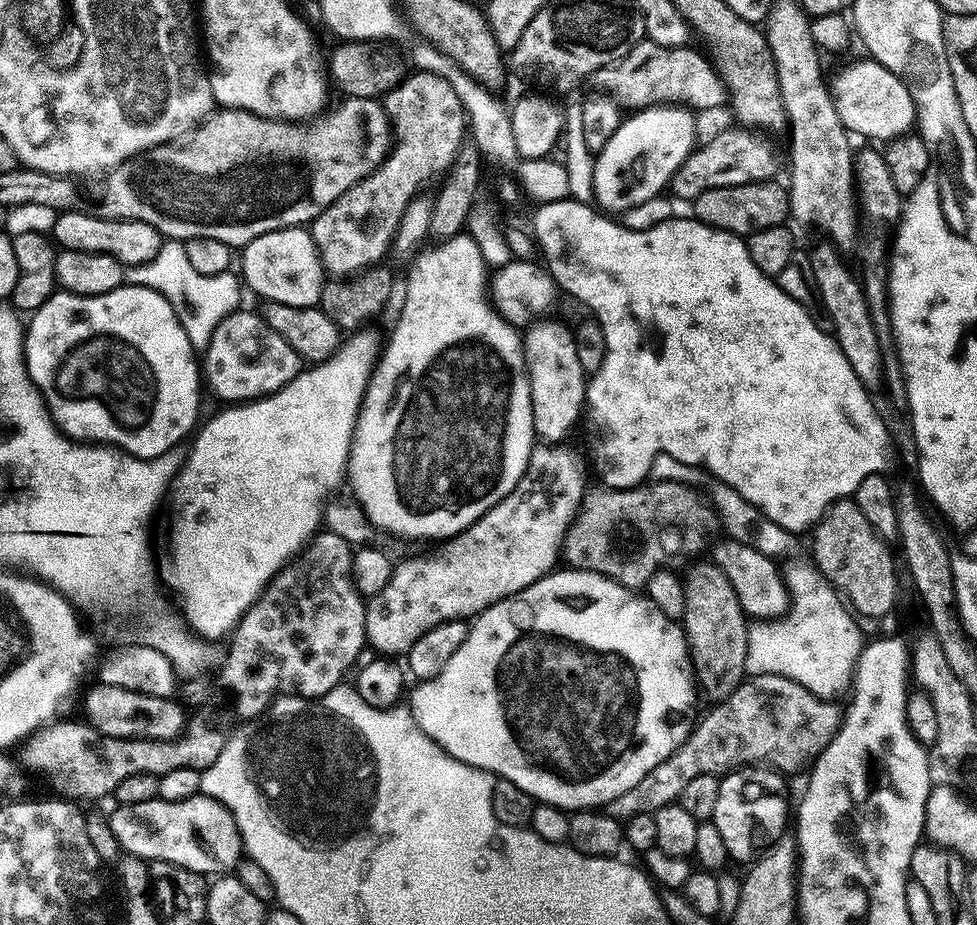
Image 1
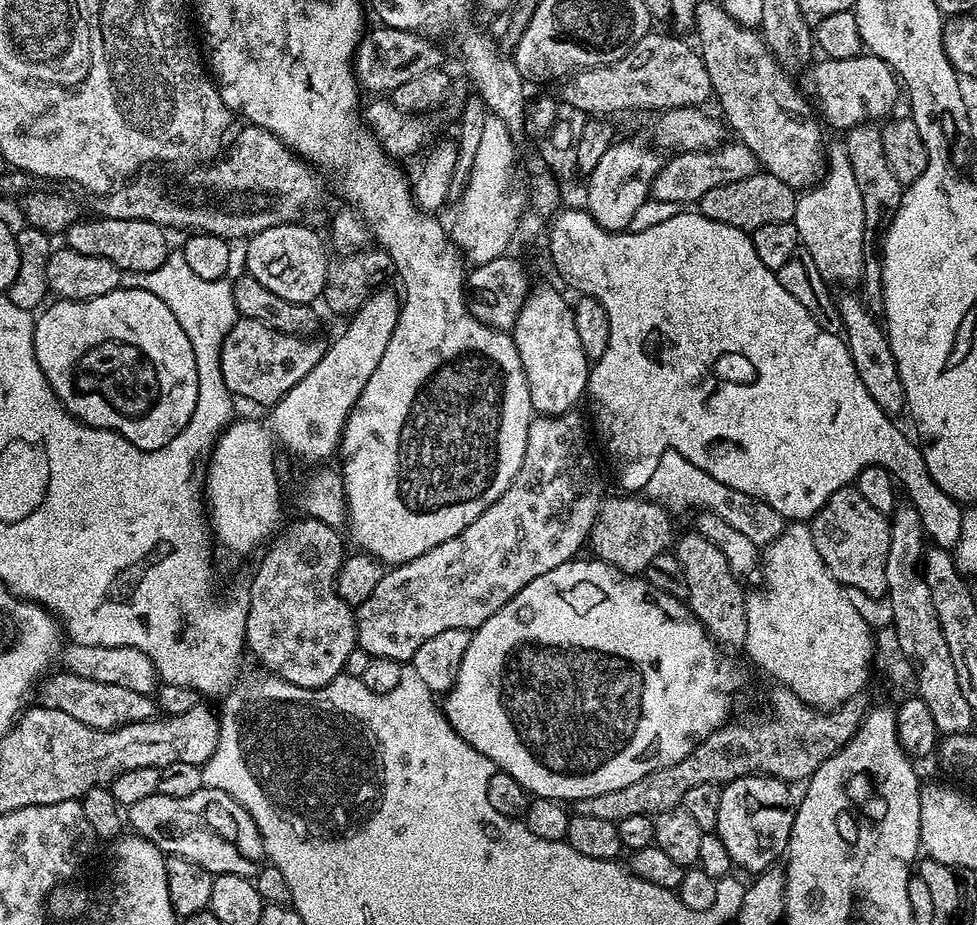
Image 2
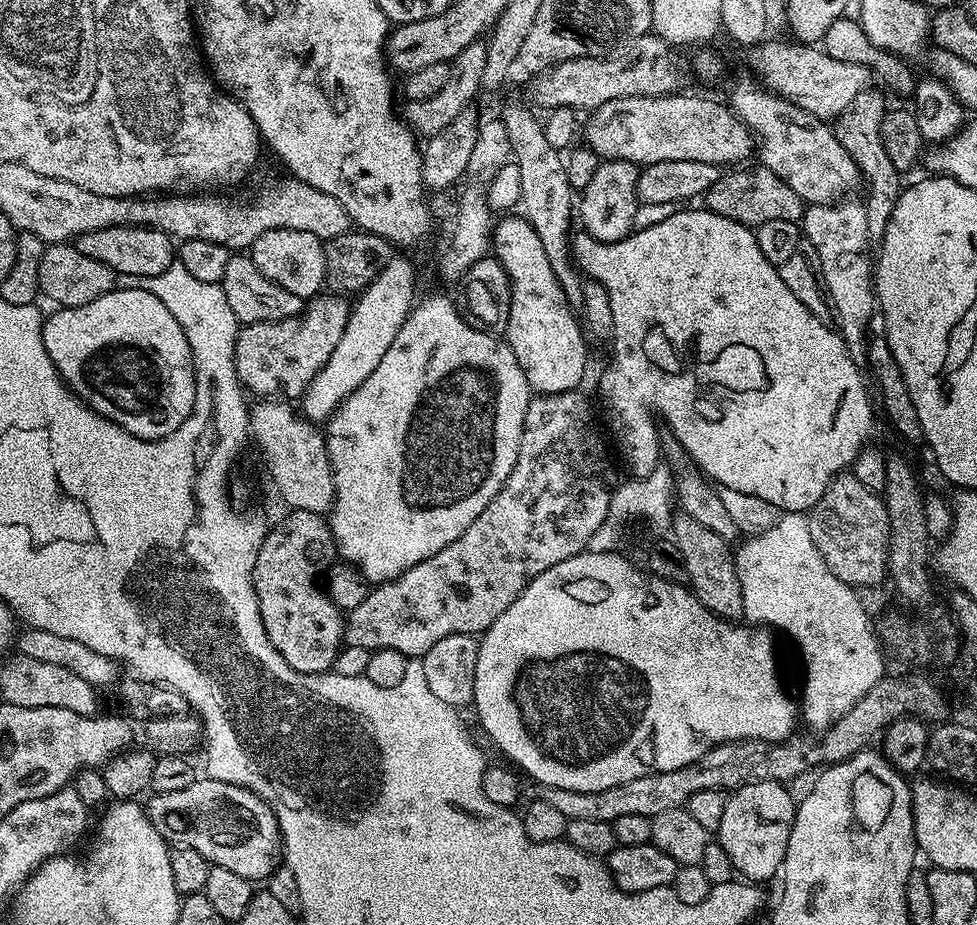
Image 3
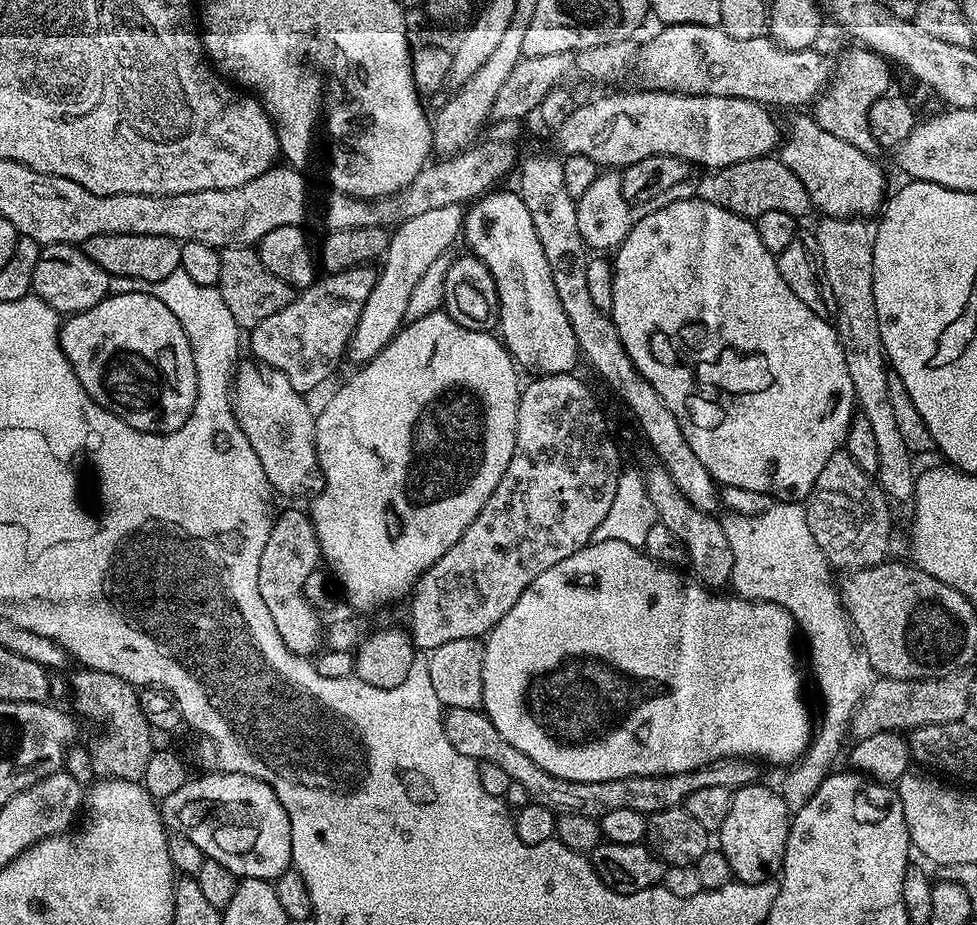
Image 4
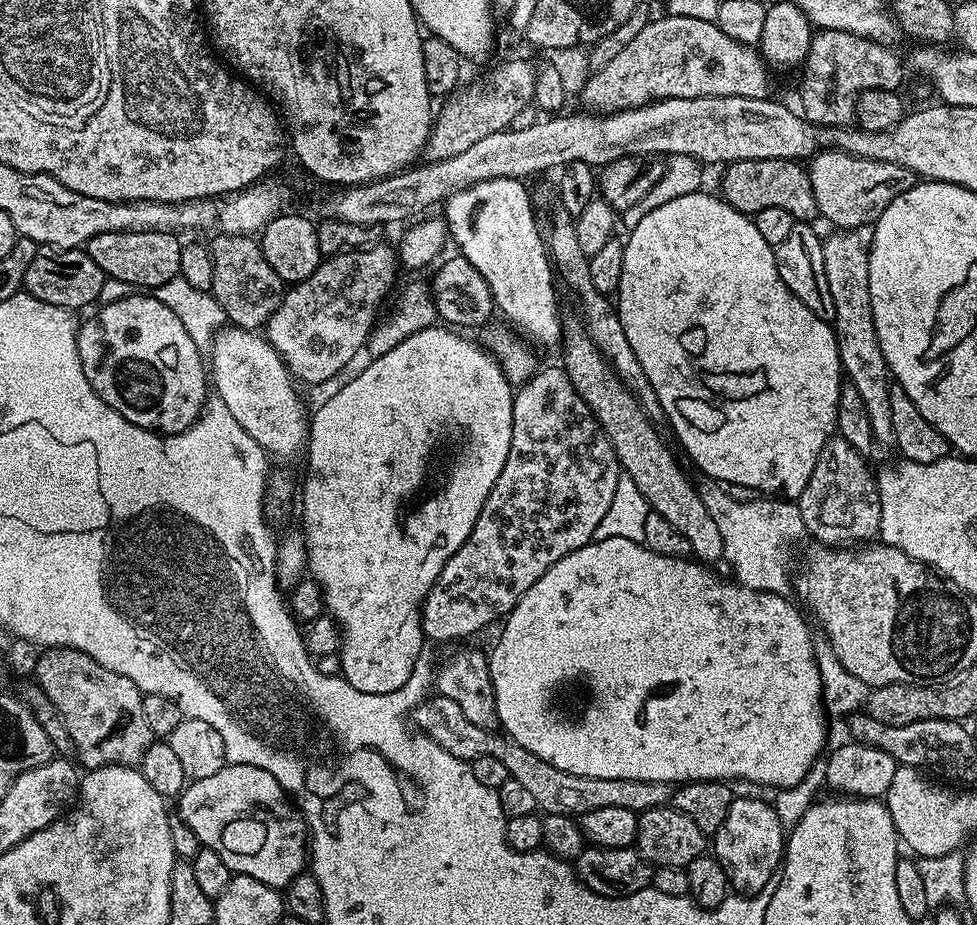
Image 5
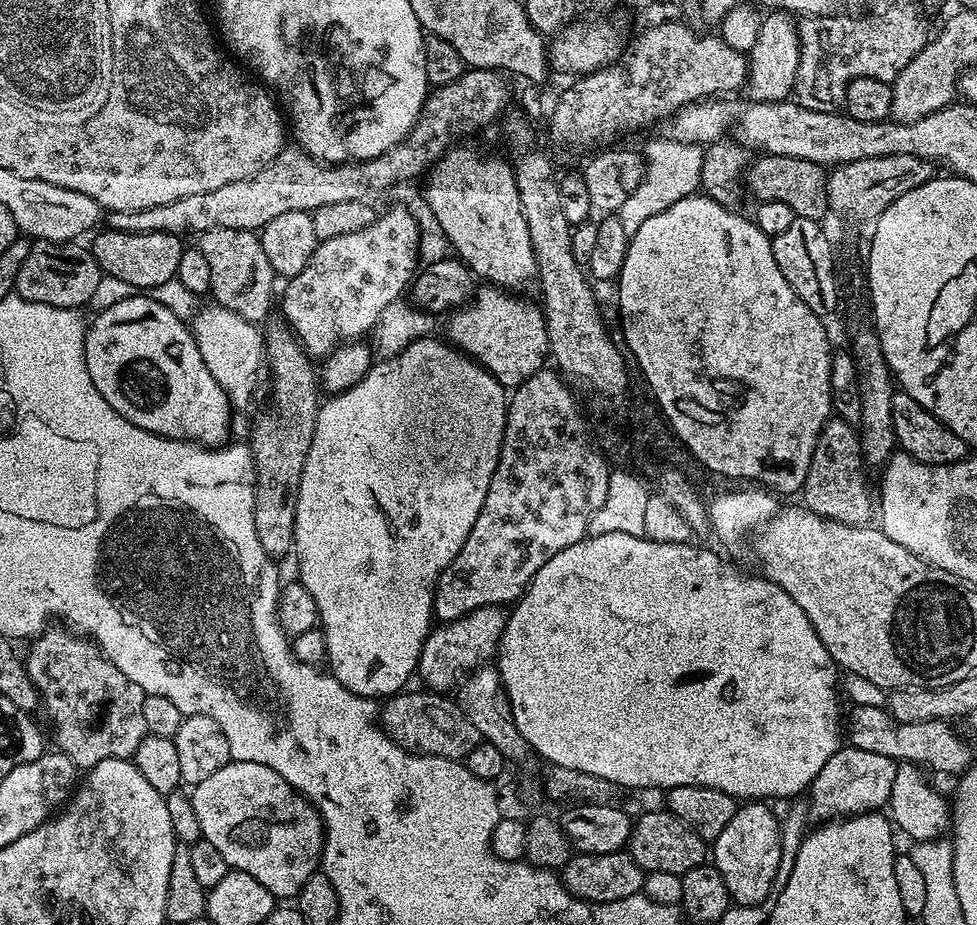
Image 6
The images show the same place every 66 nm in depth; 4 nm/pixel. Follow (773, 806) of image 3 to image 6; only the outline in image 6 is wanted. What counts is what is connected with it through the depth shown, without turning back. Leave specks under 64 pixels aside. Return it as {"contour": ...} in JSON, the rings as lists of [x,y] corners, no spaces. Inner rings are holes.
{"contour":[[[744,802],[737,807],[726,830],[710,844],[710,860],[716,865],[729,897],[737,905],[760,904],[772,893],[778,862],[781,857],[781,821],[764,802]]]}

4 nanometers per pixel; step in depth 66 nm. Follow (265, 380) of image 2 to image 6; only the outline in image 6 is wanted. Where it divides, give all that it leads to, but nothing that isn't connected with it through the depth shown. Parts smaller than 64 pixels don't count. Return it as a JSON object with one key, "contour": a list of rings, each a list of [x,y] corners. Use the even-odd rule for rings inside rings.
{"contour":[[[392,208],[389,212],[381,211],[370,226],[366,226],[362,230],[354,230],[354,234],[342,234],[338,238],[319,241],[314,250],[314,254],[310,258],[310,262],[306,262],[304,269],[302,269],[298,275],[291,277],[291,279],[285,283],[288,285],[284,288],[285,317],[283,316],[283,319],[286,321],[288,327],[295,332],[297,340],[299,340],[301,346],[304,347],[304,351],[308,353],[309,357],[317,358],[316,356],[320,356],[319,358],[327,358],[332,355],[332,351],[334,351],[341,342],[356,342],[364,338],[367,332],[369,335],[369,333],[376,328],[386,306],[389,306],[389,304],[395,300],[401,299],[401,297],[409,291],[410,285],[413,283],[418,271],[416,259],[420,256],[419,248],[420,228],[416,225],[415,218],[404,208]]]}

